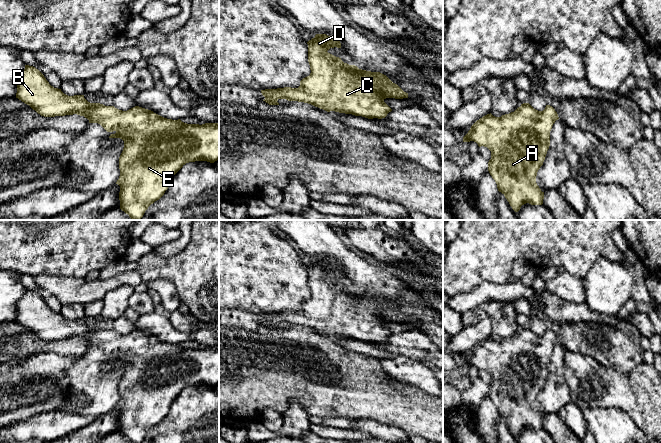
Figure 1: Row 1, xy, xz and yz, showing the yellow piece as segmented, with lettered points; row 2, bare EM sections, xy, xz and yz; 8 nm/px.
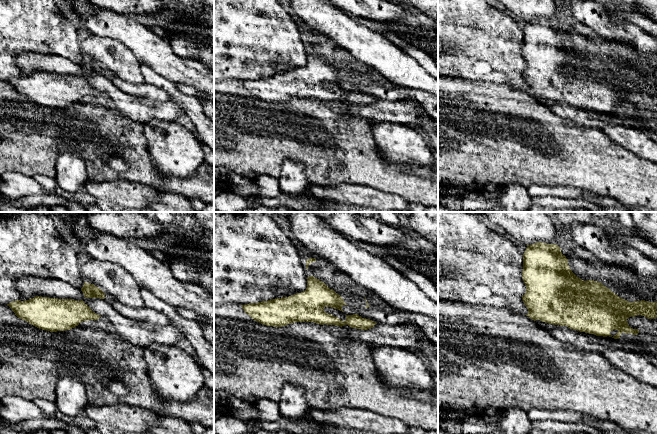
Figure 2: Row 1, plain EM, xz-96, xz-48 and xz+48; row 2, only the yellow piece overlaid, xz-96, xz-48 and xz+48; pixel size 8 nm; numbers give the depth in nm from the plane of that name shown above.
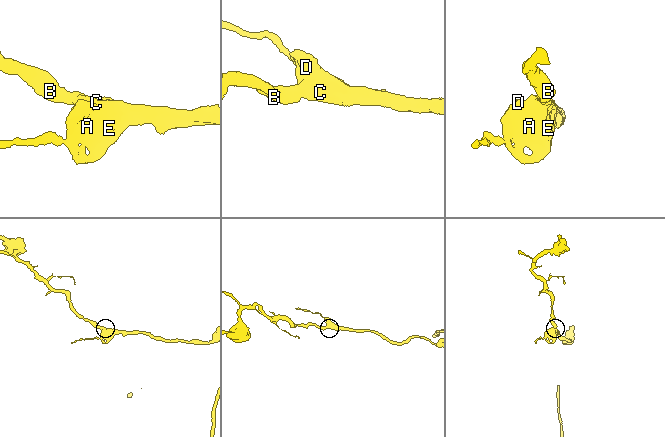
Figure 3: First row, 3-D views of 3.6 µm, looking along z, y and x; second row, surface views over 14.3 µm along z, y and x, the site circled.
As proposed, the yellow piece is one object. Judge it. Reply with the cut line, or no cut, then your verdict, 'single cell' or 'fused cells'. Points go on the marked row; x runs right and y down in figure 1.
cut none; single cell

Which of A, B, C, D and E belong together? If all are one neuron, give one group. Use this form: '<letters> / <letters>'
A B C D E

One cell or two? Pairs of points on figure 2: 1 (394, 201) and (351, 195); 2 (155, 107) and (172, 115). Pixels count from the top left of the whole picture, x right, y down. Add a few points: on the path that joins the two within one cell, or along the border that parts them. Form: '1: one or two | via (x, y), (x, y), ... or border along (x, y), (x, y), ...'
1: one | via (383, 201), (362, 195)
2: one | via (159, 110), (168, 111)

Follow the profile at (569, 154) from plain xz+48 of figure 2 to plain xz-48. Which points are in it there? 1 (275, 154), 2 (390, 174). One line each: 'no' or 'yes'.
1: yes
2: yes

